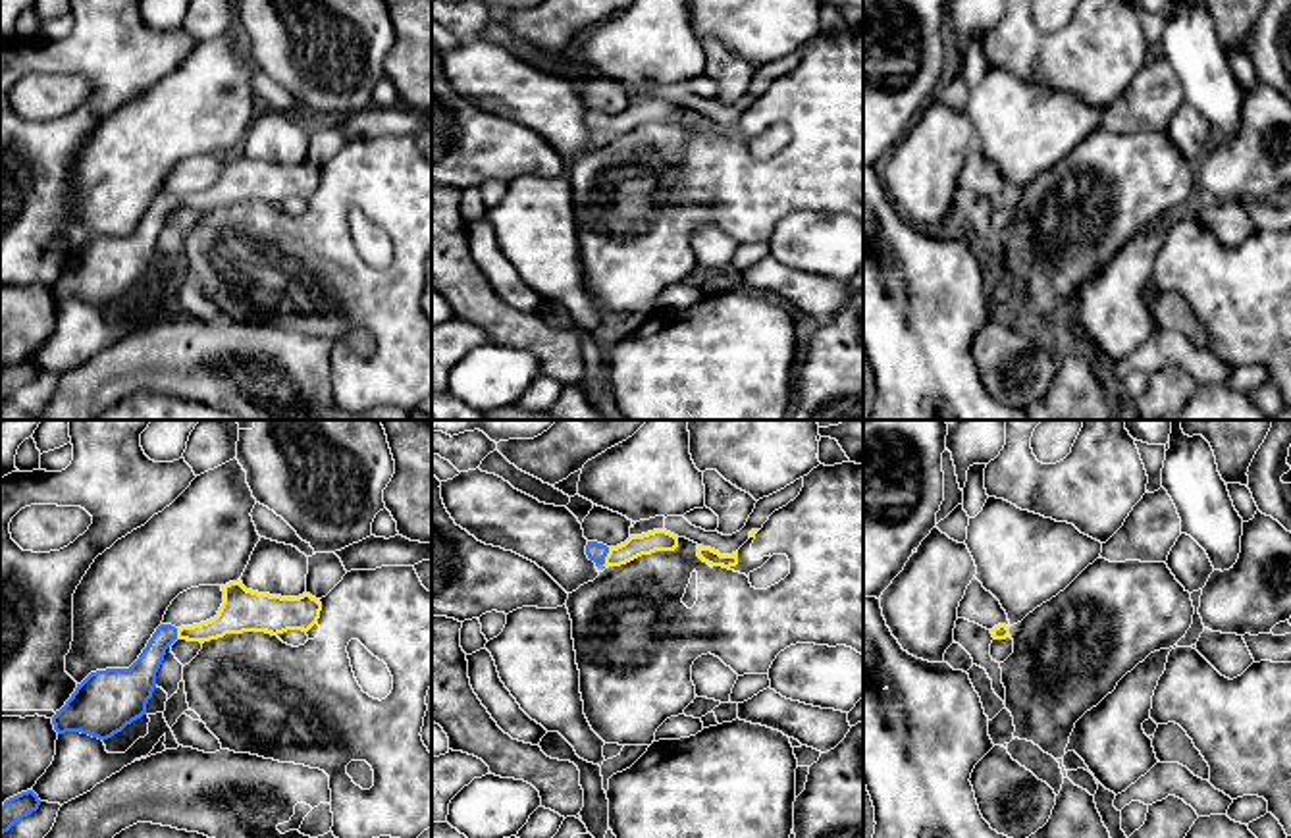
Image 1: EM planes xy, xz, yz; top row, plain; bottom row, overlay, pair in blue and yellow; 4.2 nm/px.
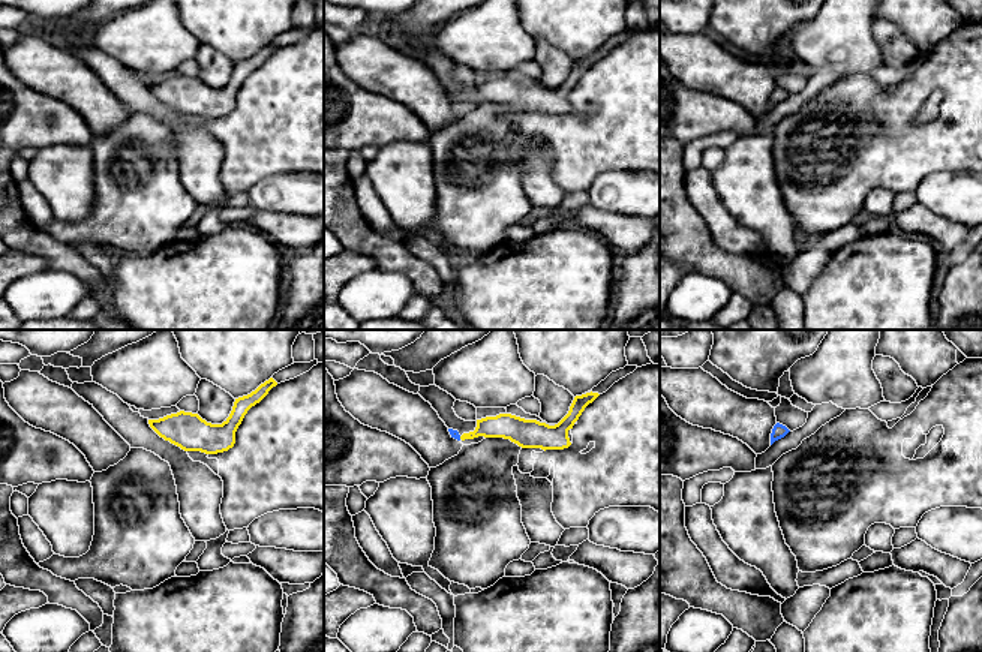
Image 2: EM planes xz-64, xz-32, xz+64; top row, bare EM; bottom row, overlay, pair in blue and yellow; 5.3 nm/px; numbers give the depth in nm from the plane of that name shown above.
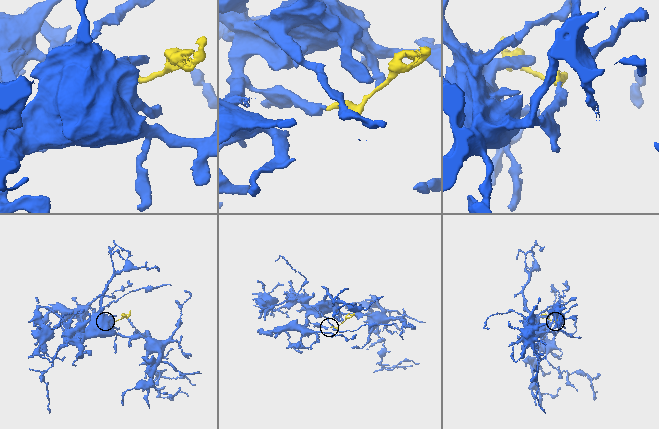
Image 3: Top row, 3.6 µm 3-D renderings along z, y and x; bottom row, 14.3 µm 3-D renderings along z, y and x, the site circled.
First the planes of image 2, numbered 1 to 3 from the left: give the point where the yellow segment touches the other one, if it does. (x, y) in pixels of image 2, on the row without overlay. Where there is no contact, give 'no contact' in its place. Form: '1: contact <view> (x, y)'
1: no contact
2: no contact
3: no contact

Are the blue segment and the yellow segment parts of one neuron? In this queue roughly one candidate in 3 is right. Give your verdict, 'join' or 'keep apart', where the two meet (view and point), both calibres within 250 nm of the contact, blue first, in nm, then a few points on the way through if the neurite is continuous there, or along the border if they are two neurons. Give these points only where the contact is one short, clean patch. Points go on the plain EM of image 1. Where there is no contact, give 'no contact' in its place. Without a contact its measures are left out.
join | xz (605, 124) | 80/100 nm | across xz (596, 120), (605, 124), (659, 108)

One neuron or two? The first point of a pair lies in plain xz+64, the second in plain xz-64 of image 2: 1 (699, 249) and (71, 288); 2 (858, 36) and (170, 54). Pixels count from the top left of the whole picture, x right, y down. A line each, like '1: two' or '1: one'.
1: two
2: one

